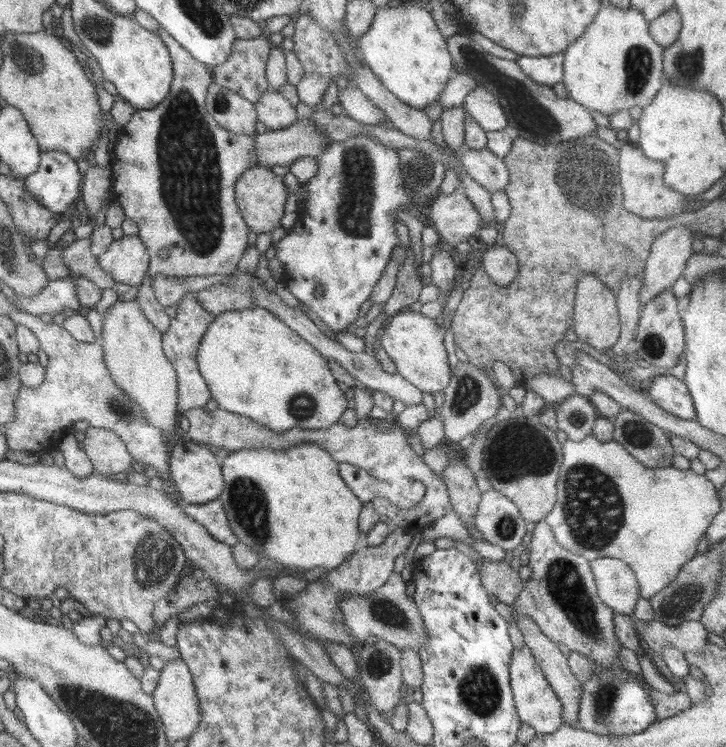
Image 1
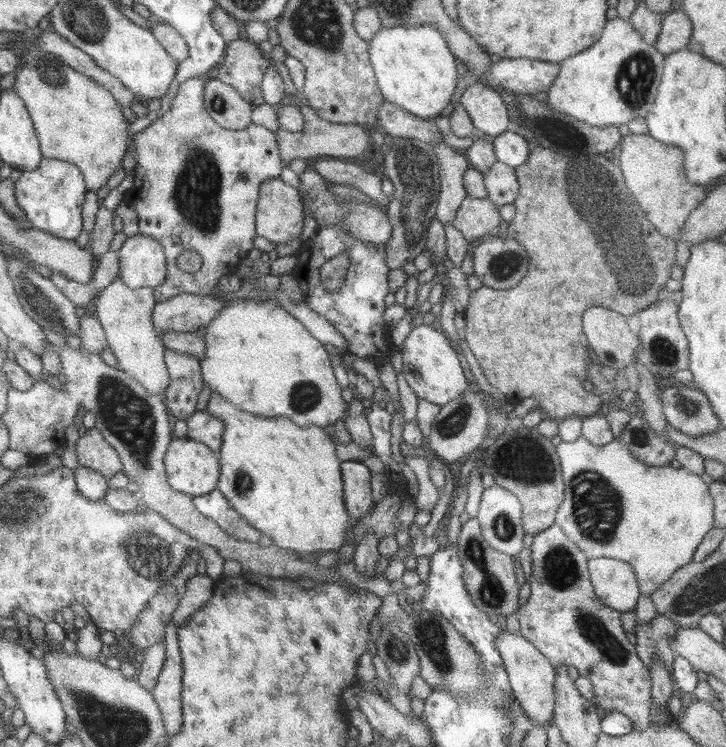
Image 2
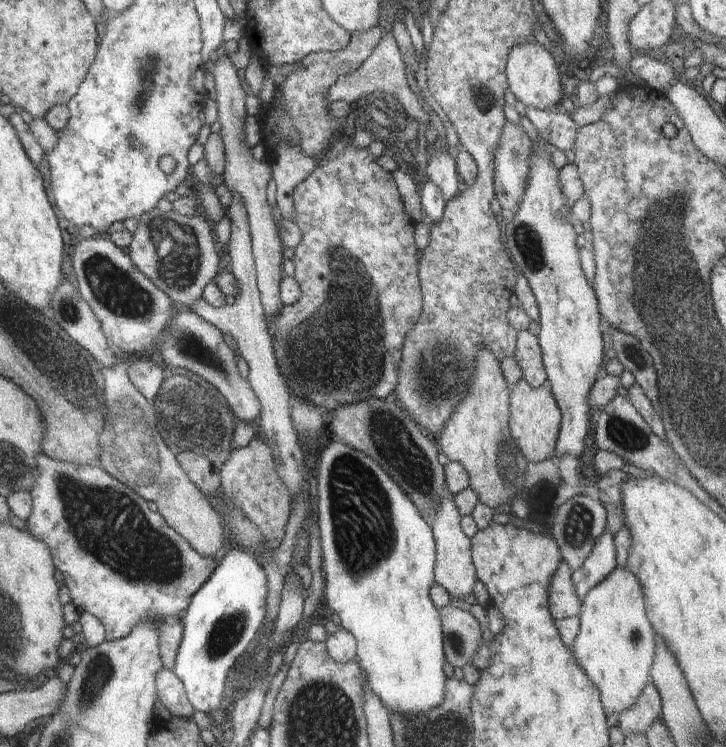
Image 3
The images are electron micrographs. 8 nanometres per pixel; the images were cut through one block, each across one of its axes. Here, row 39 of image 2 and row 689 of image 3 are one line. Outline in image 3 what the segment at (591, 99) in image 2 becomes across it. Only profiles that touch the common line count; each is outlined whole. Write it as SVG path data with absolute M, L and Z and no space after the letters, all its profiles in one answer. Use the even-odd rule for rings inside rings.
M617 566L584 598L579 614L579 633L570 647L578 666L600 690L606 716L620 716L634 706L646 684L651 681L650 670L654 664L656 644L645 606L641 584L627 566Z

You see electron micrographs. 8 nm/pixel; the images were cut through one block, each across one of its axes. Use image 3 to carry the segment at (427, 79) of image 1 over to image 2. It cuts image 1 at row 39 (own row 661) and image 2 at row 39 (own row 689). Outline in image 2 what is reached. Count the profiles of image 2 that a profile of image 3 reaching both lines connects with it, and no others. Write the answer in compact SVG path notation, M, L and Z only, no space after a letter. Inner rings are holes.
M421 24L417 27L380 27L376 35L370 39L369 45L370 62L383 100L396 104L396 107L400 107L418 118L428 119L440 116L440 113L451 102L459 76L456 71L456 57L450 51L441 32L432 28L429 24Z

